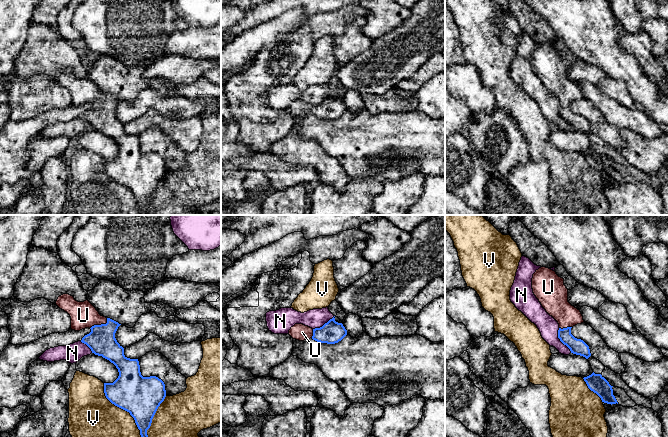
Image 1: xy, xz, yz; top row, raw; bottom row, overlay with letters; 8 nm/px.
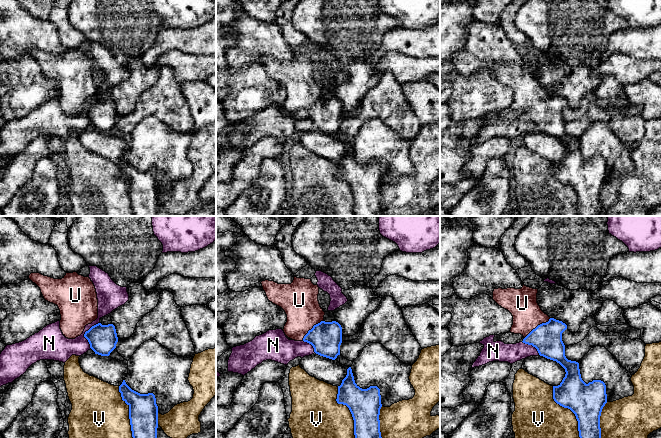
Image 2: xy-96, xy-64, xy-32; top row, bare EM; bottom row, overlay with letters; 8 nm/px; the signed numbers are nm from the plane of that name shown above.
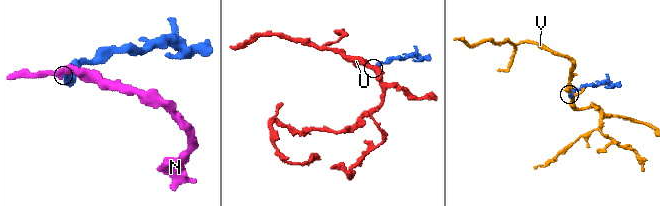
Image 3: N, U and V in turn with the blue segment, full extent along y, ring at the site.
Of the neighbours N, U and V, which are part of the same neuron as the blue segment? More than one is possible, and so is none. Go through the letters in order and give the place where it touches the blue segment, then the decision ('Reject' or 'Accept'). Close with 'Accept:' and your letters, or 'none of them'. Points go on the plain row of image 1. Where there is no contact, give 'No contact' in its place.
N: Touches blue at yz (560, 116). Reject
U: Touches blue at xy (101, 100). Accept
V: Touches blue at xy (123, 185). Reject
Accept: U

